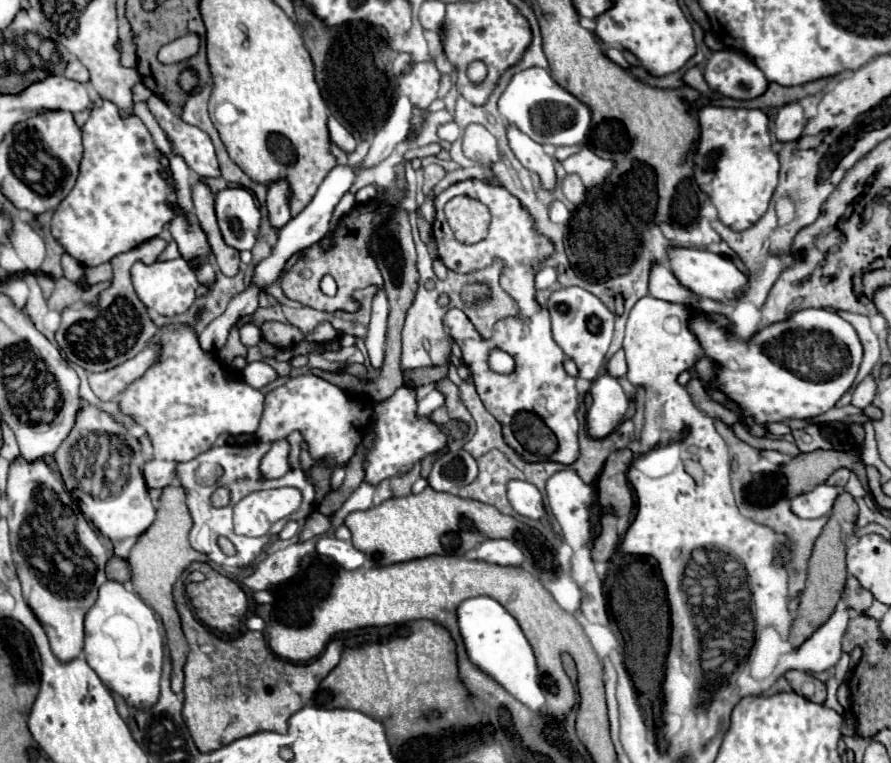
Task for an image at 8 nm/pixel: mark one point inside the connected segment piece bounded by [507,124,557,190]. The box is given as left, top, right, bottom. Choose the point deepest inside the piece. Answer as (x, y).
(530, 154)

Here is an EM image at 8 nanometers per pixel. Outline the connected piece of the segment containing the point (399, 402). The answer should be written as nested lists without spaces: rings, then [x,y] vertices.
[[[409,386],[399,388],[387,402],[381,402],[377,408],[377,440],[373,442],[373,448],[367,454],[367,468],[365,468],[365,480],[371,484],[377,484],[389,476],[401,474],[409,470],[417,460],[425,458],[431,452],[437,452],[445,446],[447,436],[433,426],[429,420],[421,420],[415,416],[417,400]]]

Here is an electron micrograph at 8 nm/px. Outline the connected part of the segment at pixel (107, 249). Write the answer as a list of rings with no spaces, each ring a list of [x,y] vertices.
[[[101,100],[101,106],[91,108],[91,116],[81,128],[83,134],[83,160],[75,188],[61,200],[51,218],[51,234],[61,248],[83,266],[99,266],[111,262],[117,254],[129,252],[139,244],[159,236],[163,226],[175,218],[175,184],[173,178],[163,178],[163,164],[159,160],[159,148],[151,140],[147,126],[135,116],[121,116],[119,108],[111,100]]]

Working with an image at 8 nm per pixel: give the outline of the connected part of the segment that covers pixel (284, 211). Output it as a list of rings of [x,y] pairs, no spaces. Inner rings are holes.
[[[279,178],[269,184],[269,194],[267,194],[267,206],[269,206],[269,220],[273,226],[281,228],[287,224],[291,218],[291,188],[287,180]]]

